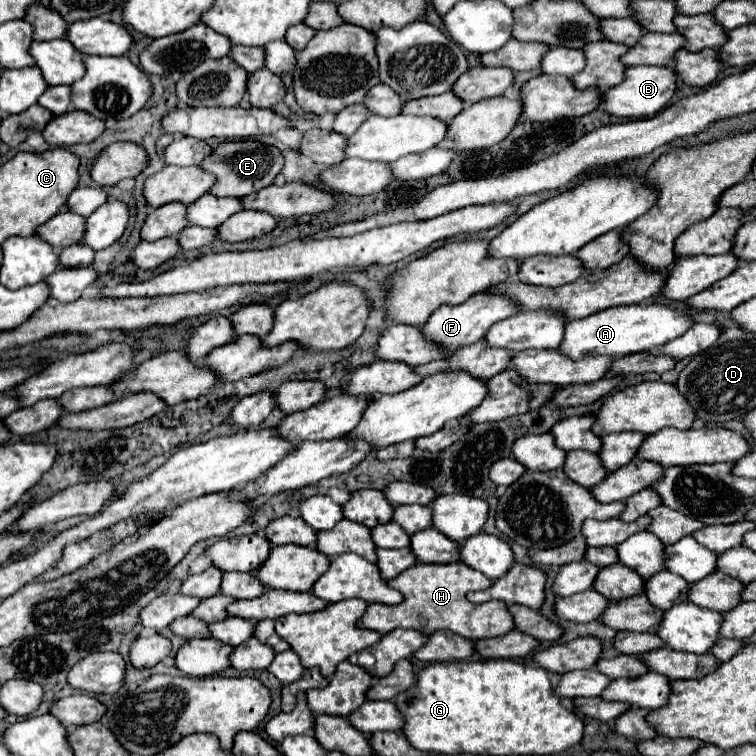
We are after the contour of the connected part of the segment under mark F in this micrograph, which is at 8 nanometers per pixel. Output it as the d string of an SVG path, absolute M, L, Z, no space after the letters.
M476 294L472 298L468 298L466 302L458 304L458 306L440 306L430 318L428 322L422 326L422 334L428 342L434 342L440 348L446 348L448 352L456 352L458 348L464 348L468 344L478 342L480 338L484 338L484 334L488 332L488 328L512 314L516 314L518 308L516 304L512 304L512 300L504 298L504 296L492 296L492 294Z

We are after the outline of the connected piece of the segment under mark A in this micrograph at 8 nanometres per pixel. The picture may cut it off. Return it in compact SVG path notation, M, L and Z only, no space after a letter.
M664 304L616 306L616 308L606 308L602 312L596 312L582 320L566 322L564 340L560 342L558 350L570 360L582 360L586 354L618 358L618 356L628 356L628 354L660 348L672 338L682 336L690 326L692 326L692 320L686 314L676 312Z

